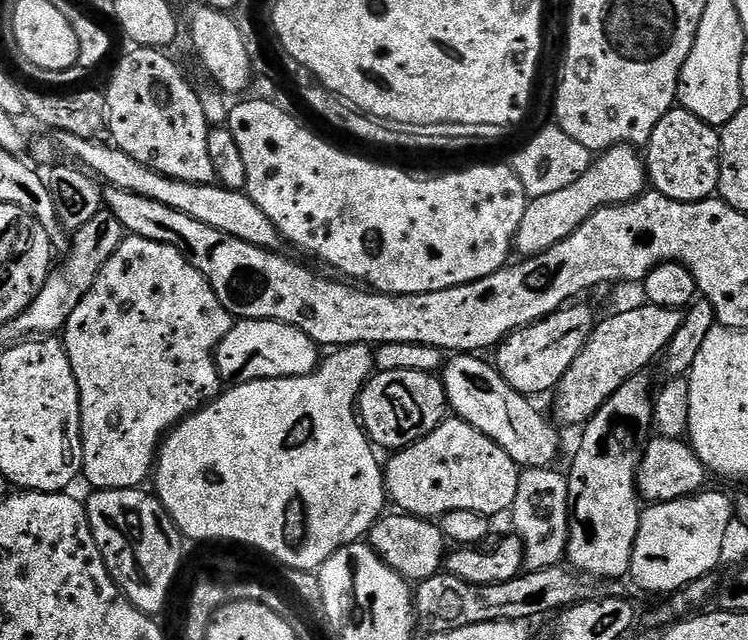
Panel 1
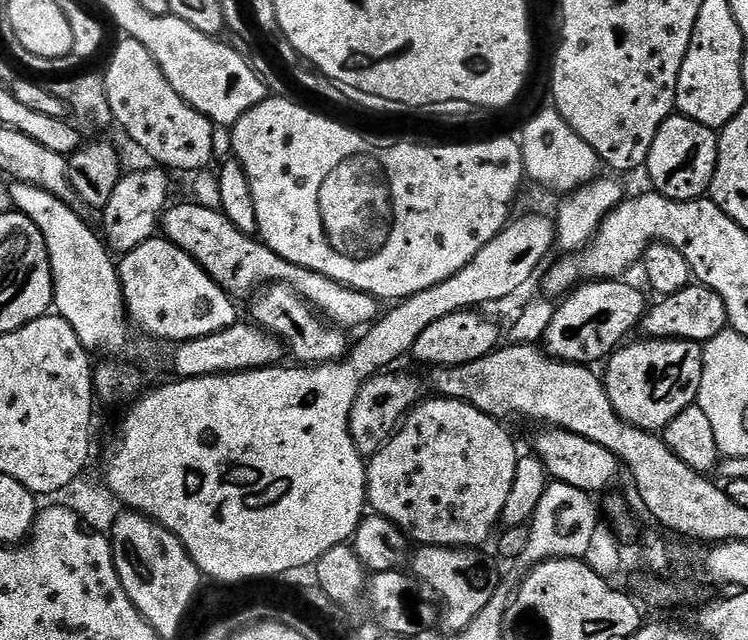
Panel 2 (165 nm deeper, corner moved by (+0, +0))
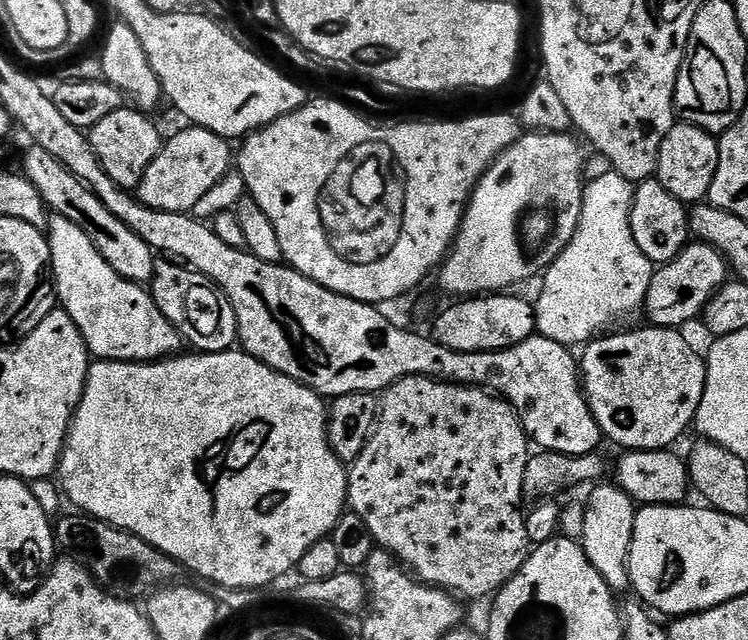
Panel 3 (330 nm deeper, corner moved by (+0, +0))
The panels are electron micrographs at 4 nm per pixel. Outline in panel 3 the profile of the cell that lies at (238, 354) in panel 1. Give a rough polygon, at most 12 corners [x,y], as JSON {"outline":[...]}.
{"outline":[[82,226],[46,235],[59,307],[96,360],[181,351],[151,291]]}

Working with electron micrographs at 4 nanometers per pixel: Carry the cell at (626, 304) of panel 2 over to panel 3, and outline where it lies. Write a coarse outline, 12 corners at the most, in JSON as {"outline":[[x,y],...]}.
{"outline":[[689,243],[652,273],[643,311],[683,329],[729,279],[722,253]]}

